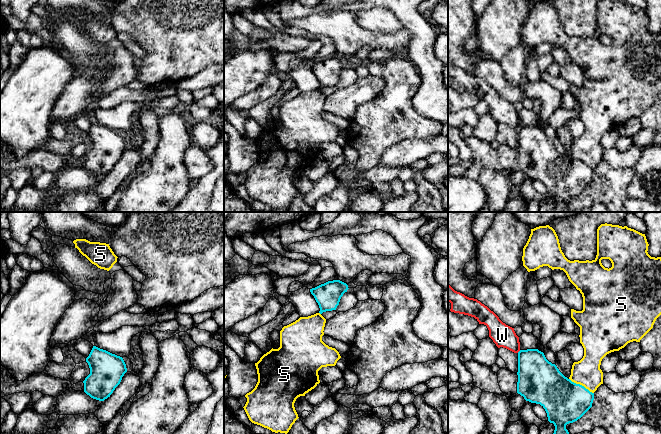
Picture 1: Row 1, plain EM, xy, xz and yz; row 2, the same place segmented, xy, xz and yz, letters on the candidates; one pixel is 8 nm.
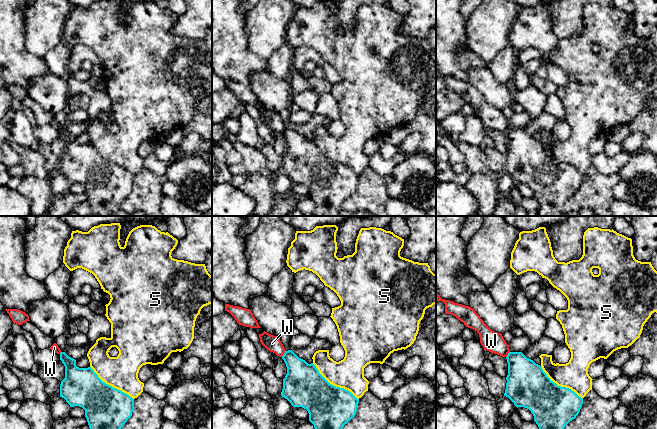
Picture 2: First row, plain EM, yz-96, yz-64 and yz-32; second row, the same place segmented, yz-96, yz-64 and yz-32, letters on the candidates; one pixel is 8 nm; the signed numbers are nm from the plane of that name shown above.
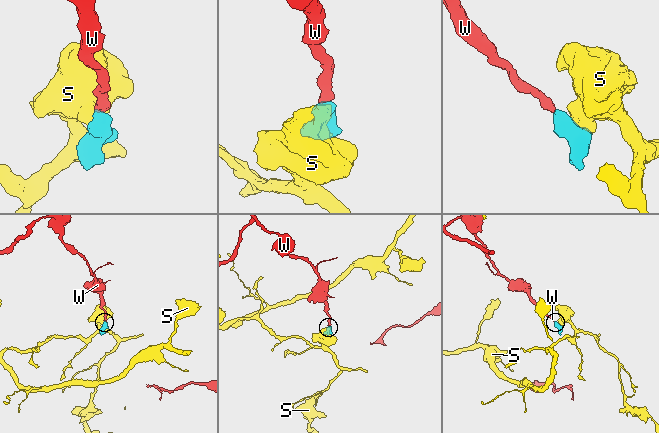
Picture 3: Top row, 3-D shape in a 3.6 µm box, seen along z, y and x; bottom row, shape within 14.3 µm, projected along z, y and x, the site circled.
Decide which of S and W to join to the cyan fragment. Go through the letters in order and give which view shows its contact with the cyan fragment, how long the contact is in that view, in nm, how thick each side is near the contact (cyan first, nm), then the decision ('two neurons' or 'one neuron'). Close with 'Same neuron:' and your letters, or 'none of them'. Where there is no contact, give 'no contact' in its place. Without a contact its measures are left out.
S: meets cyan in yz; contact 240 nm long; 340 nm thick on the cyan side, 220 nm on the other; two neurons
W: meets cyan in yz; contact 40 nm long; 300 nm thick on the cyan side, 180 nm on the other; one neuron
Same neuron: W

